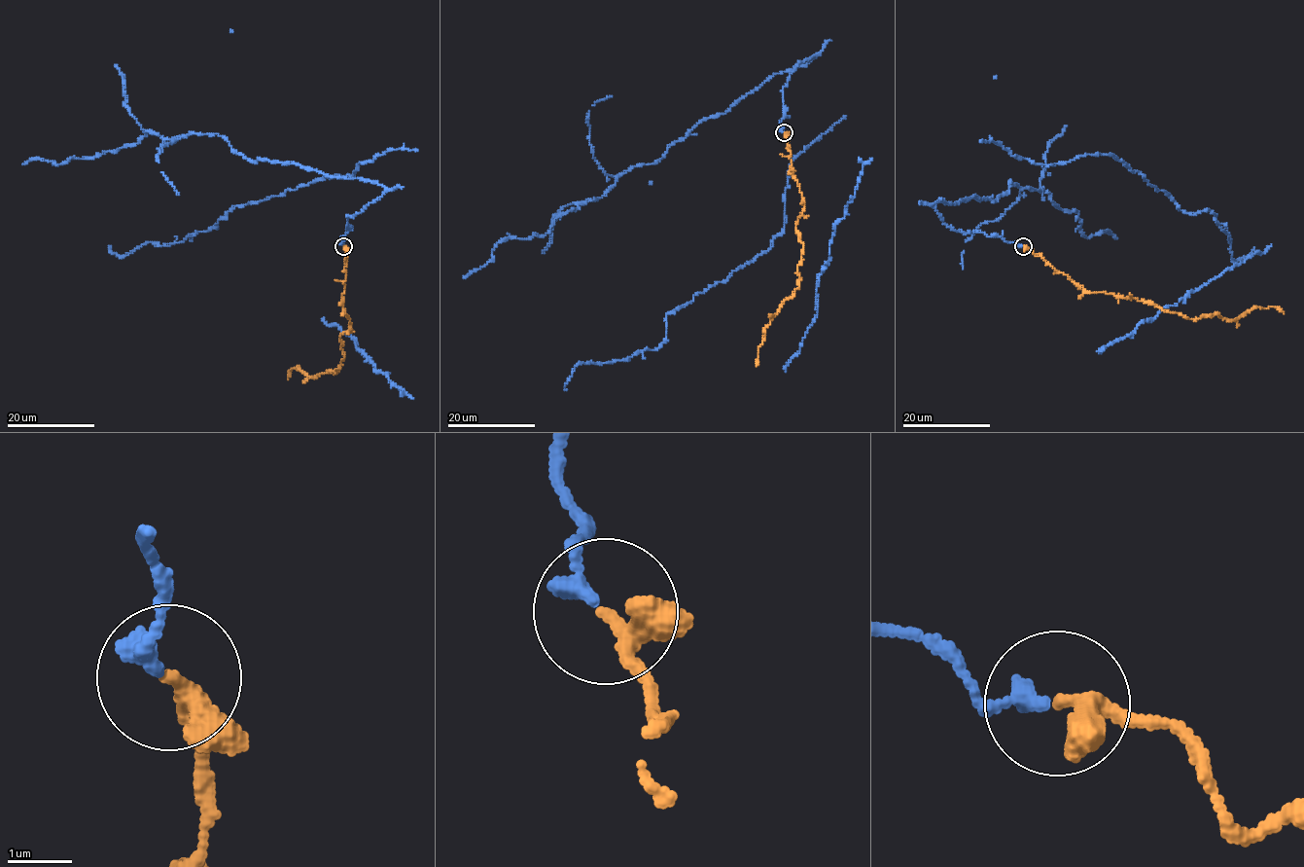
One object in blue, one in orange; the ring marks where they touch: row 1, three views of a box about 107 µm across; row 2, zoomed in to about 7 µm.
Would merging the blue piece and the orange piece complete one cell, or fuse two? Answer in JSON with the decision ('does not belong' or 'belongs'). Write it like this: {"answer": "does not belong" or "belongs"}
{"answer": "belongs"}

